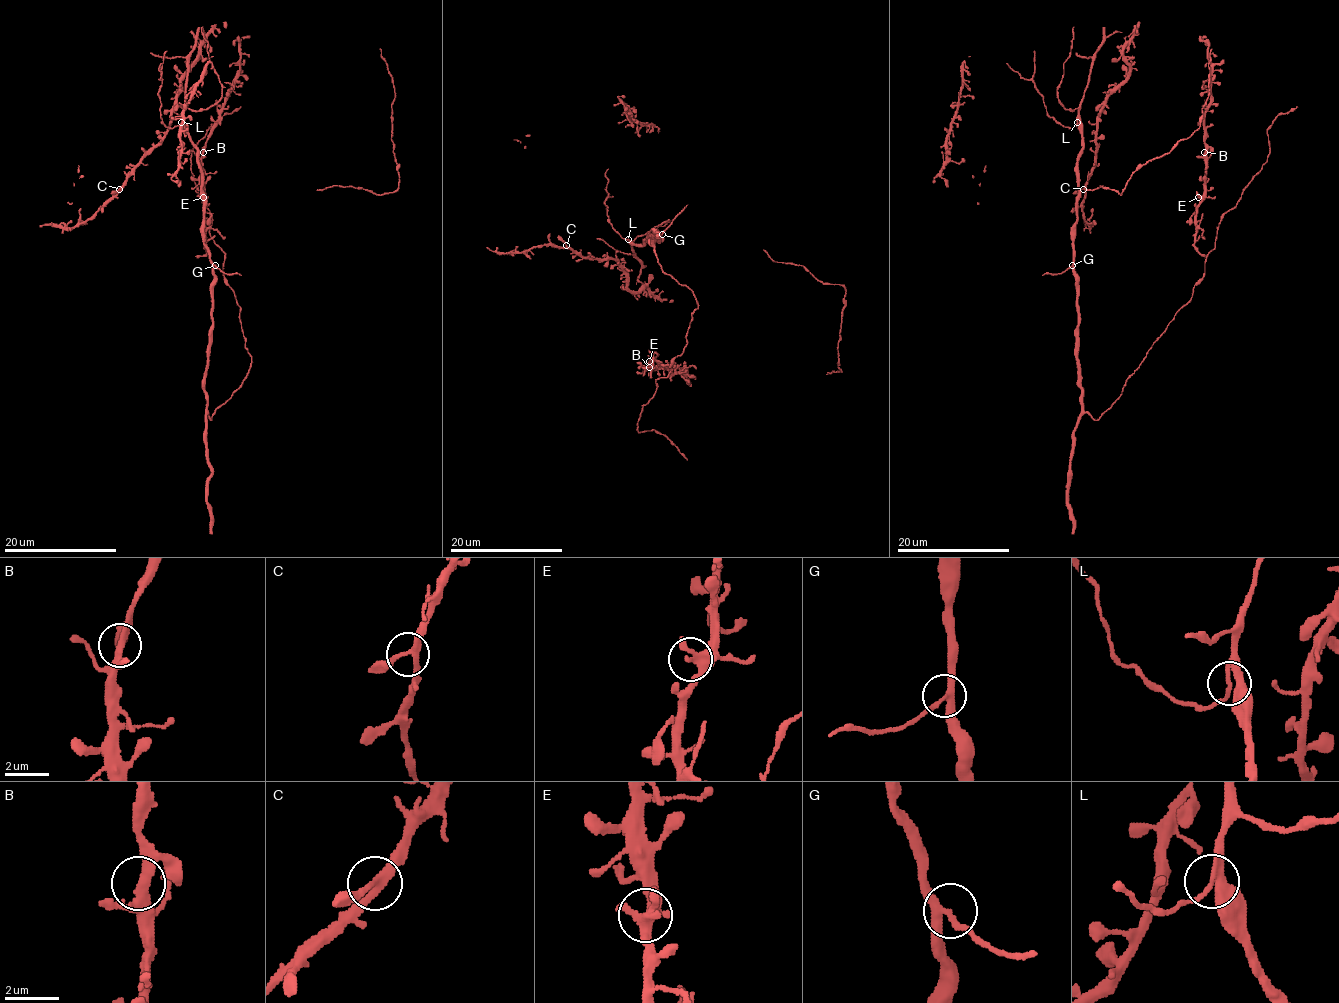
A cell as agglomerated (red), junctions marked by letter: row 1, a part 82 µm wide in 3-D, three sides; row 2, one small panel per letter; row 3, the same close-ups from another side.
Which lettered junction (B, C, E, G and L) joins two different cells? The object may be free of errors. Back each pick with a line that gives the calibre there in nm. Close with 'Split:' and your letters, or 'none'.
Split: none

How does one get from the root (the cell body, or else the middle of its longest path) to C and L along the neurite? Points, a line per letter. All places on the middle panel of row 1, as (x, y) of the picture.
C: (659, 240), (629, 241), (641, 261), (636, 283), (646, 288), (639, 291), (628, 288), (615, 260), (566, 245)
L: (659, 240), (659, 237), (651, 236), (642, 244), (632, 244), (628, 240)

